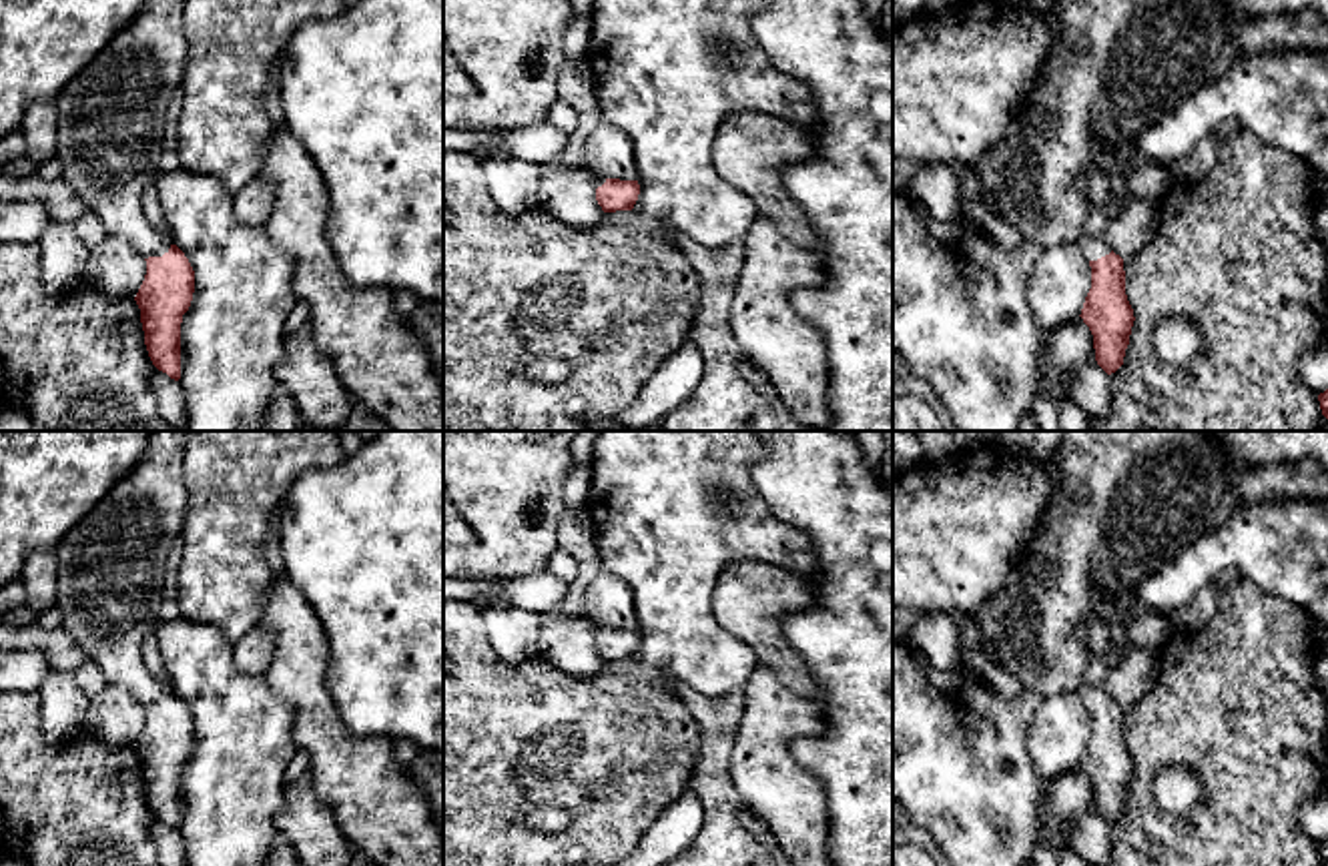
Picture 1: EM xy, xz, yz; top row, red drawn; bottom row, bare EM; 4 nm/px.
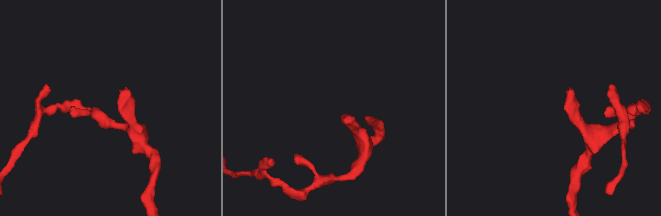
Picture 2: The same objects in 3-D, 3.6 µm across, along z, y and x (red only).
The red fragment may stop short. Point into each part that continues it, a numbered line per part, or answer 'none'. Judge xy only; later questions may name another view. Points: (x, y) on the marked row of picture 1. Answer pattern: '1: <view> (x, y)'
1: xy (111, 117)

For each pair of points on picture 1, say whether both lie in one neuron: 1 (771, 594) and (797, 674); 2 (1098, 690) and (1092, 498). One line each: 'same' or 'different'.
1: same
2: same

